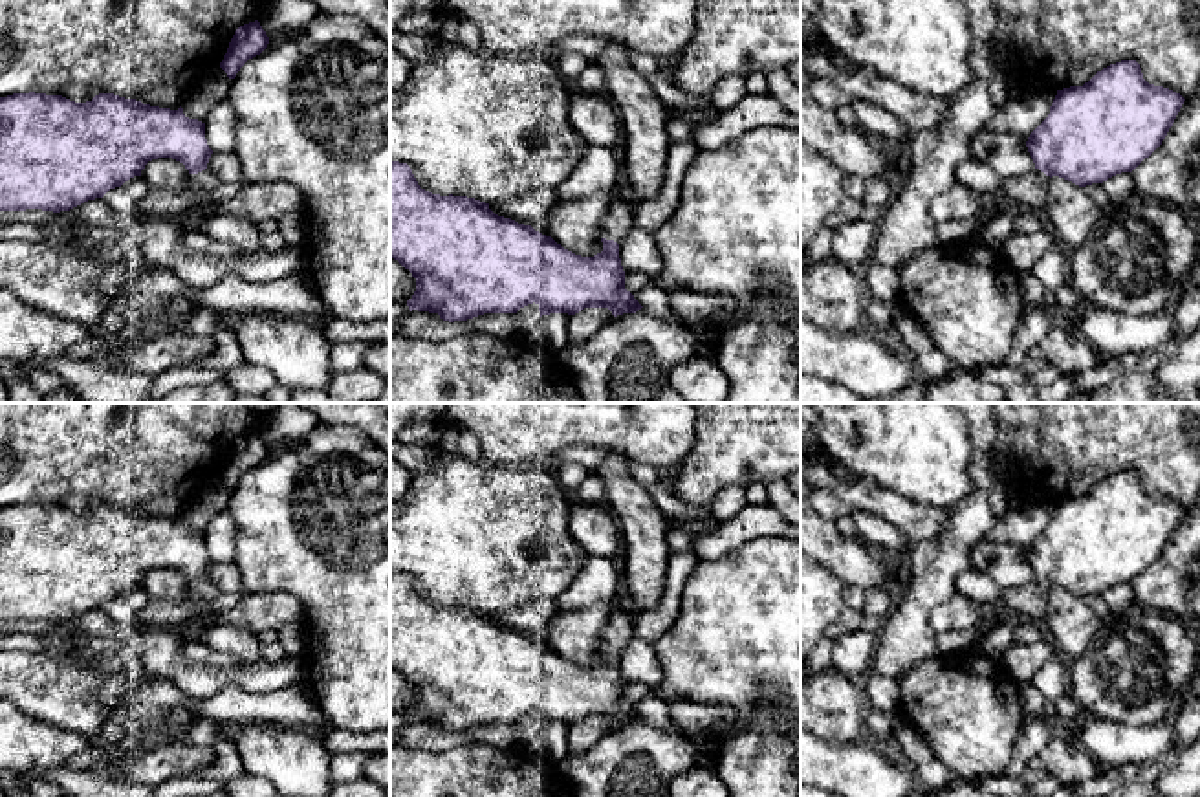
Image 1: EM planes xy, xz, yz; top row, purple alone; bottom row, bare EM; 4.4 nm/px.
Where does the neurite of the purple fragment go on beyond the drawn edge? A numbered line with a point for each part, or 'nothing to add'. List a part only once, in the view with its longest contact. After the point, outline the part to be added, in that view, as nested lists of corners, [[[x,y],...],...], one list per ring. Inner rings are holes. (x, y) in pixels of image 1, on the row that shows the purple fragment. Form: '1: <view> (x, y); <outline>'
1: xz (616, 224); [[[614,189],[608,214],[599,224],[599,236],[614,242],[623,242],[634,222],[632,207]]]

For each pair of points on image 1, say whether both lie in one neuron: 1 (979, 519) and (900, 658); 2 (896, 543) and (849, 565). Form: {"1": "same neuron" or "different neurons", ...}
{"1": "same neuron", "2": "different neurons"}

